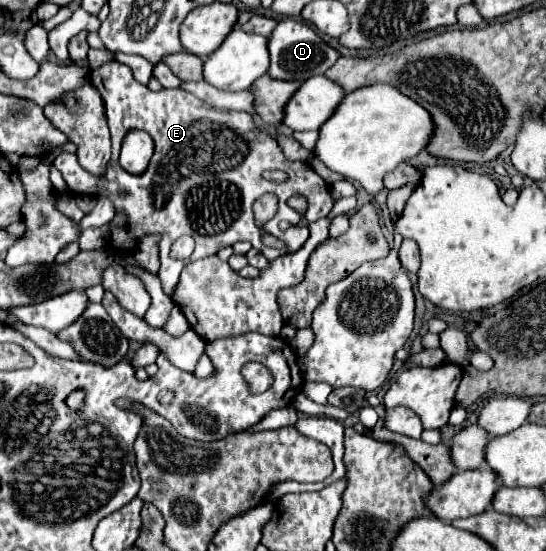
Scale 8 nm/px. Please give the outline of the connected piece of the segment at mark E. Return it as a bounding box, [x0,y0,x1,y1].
[53,61,333,301]

